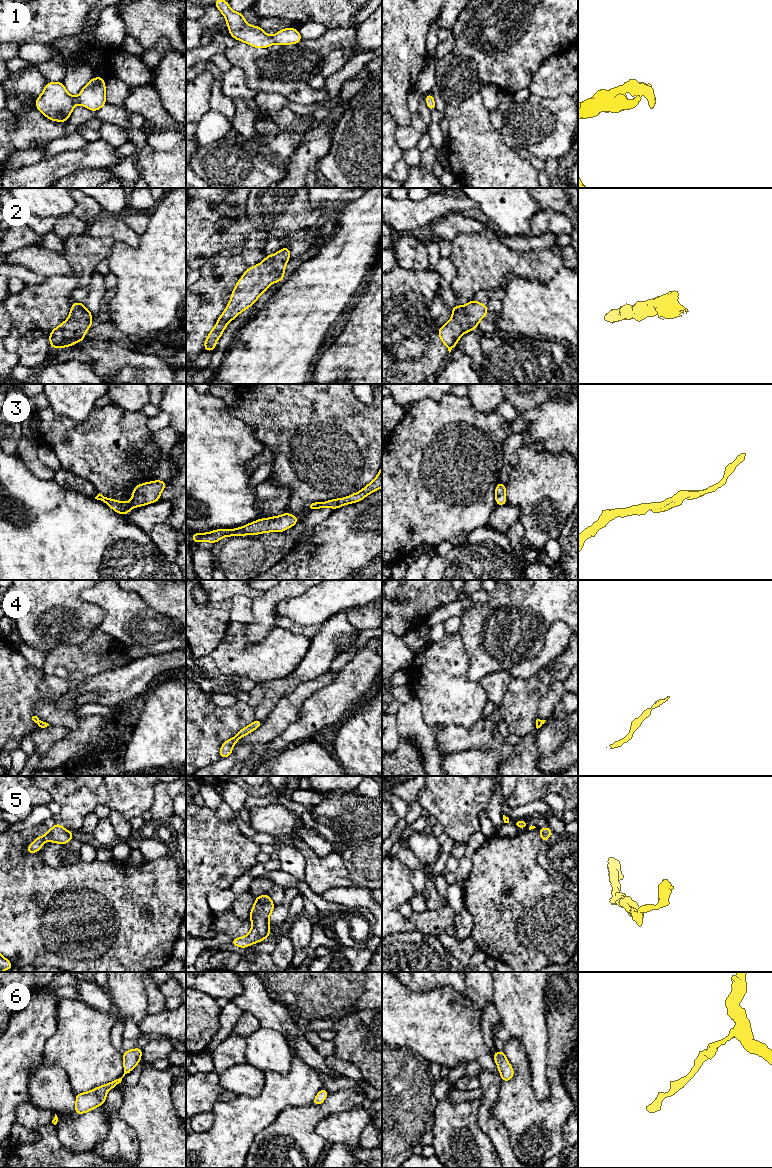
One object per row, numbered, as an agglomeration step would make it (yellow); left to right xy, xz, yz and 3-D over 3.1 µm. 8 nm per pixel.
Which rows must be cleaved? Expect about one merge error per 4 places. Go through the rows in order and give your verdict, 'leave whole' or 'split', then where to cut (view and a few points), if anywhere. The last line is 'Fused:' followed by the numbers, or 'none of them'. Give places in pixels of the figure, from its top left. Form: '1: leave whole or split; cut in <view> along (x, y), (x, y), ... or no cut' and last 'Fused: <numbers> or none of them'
1: leave whole; no cut
2: leave whole; no cut
3: leave whole; no cut
4: leave whole; no cut
5: leave whole; no cut
6: leave whole; no cut
Fused: none of them

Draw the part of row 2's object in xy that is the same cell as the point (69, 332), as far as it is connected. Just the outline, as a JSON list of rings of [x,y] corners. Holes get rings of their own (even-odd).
[[[74,302],[68,319],[50,332],[49,342],[52,349],[69,347],[85,340],[84,335],[92,326],[91,311],[82,302]]]

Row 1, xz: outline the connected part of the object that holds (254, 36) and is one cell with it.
[[[215,0],[214,5],[224,15],[230,35],[252,47],[268,48],[275,43],[285,46],[297,44],[302,40],[297,28],[282,29],[277,31],[275,36],[267,35],[259,26],[248,25],[242,12],[232,11],[228,1]]]

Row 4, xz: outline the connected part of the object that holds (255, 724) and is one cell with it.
[[[254,720],[250,725],[242,728],[233,738],[226,740],[220,747],[219,758],[226,758],[232,755],[232,748],[238,740],[253,732],[262,725],[262,720]]]

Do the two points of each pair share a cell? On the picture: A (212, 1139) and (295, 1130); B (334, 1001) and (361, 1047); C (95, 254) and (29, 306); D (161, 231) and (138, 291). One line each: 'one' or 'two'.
A: two
B: two
C: one
D: one

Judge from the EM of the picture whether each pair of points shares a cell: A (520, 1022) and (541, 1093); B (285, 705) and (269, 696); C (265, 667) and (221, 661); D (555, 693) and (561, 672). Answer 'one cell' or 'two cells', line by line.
A: one cell
B: two cells
C: one cell
D: one cell

